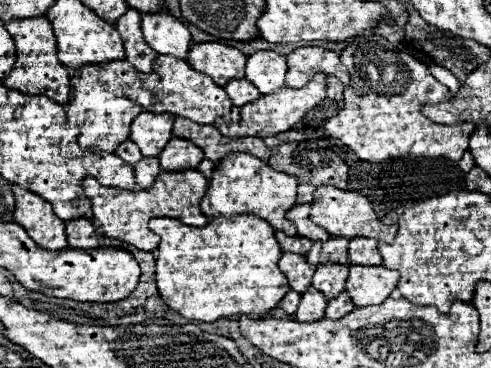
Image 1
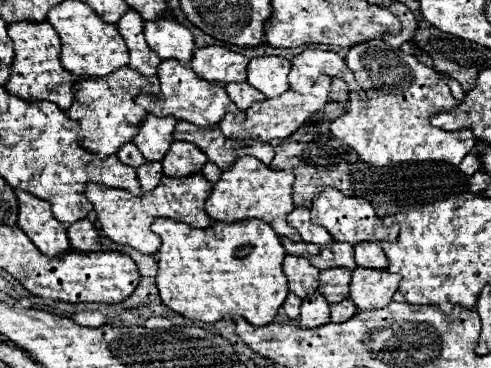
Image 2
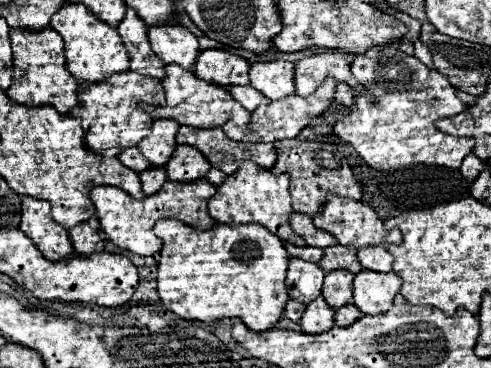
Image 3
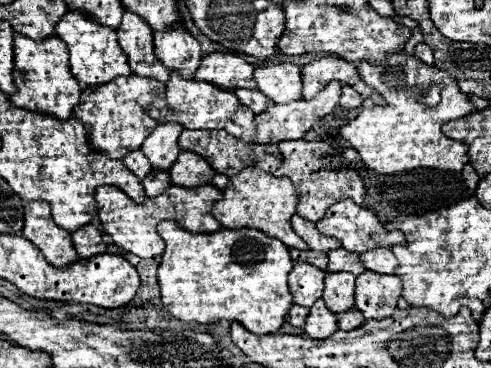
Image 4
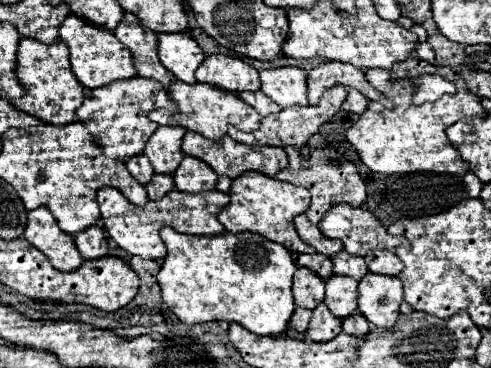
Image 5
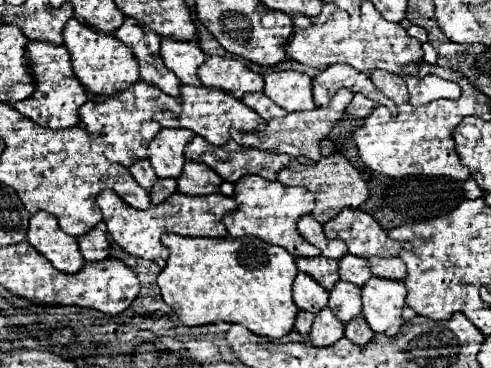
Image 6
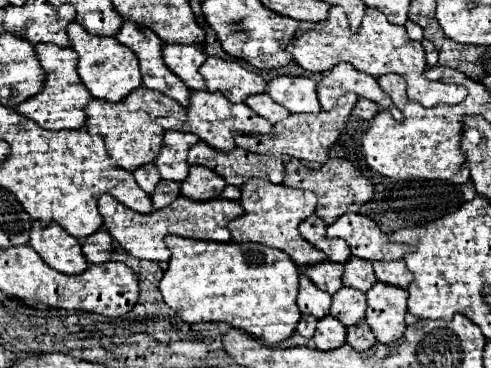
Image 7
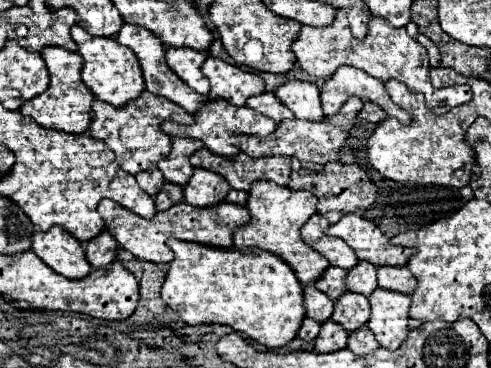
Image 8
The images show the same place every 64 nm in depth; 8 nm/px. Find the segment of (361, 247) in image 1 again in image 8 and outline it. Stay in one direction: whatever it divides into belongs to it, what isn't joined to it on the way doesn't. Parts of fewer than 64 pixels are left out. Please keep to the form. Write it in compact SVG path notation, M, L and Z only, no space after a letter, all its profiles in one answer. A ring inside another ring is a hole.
M384 266L384 268L378 268L378 286L386 290L412 294L412 290L416 288L416 278L406 266L404 268Z

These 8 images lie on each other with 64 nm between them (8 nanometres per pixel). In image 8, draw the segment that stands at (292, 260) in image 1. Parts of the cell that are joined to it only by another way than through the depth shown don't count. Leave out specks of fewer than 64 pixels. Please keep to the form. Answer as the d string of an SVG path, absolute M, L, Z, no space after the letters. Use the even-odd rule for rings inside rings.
M306 284L304 286L304 308L306 308L308 318L324 322L332 314L334 300L328 300L328 296L324 296L324 292L316 290L314 284Z

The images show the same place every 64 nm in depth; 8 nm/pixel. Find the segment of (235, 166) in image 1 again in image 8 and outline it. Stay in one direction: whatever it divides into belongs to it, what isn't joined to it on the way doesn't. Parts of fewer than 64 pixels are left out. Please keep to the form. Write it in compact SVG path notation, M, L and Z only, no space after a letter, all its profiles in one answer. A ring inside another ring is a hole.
M258 180L248 190L246 208L250 212L250 222L236 228L234 246L238 250L256 246L256 248L268 250L272 254L278 254L284 260L288 260L290 268L296 272L296 276L302 284L312 284L330 266L328 260L324 260L316 250L308 248L308 244L304 244L304 240L300 236L302 224L316 212L316 202L318 200L312 192L296 192L286 186L268 182L268 180Z

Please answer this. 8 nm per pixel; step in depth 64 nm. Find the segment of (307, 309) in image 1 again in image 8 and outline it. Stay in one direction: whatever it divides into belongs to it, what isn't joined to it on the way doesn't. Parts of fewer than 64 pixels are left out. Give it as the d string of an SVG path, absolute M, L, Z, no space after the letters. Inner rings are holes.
M326 320L320 328L318 338L314 340L314 348L316 352L336 352L346 348L346 340L348 332L344 332L344 328L340 328L340 324L334 320Z

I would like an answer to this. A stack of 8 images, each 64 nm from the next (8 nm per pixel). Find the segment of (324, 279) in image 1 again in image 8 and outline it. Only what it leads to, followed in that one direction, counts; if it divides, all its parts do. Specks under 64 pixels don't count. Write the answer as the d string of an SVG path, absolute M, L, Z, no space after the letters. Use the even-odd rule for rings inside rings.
M344 292L340 300L334 302L332 320L342 324L348 332L358 330L362 324L366 324L370 318L370 304L366 296L360 296L356 292Z

